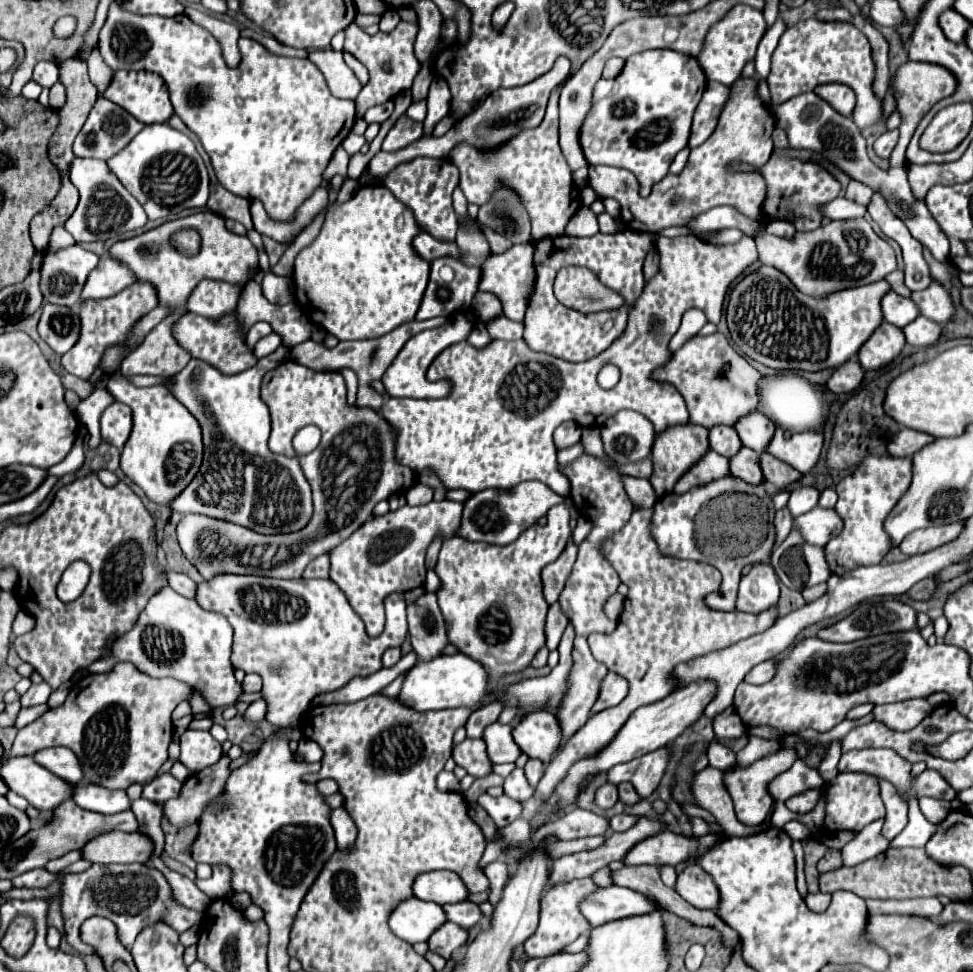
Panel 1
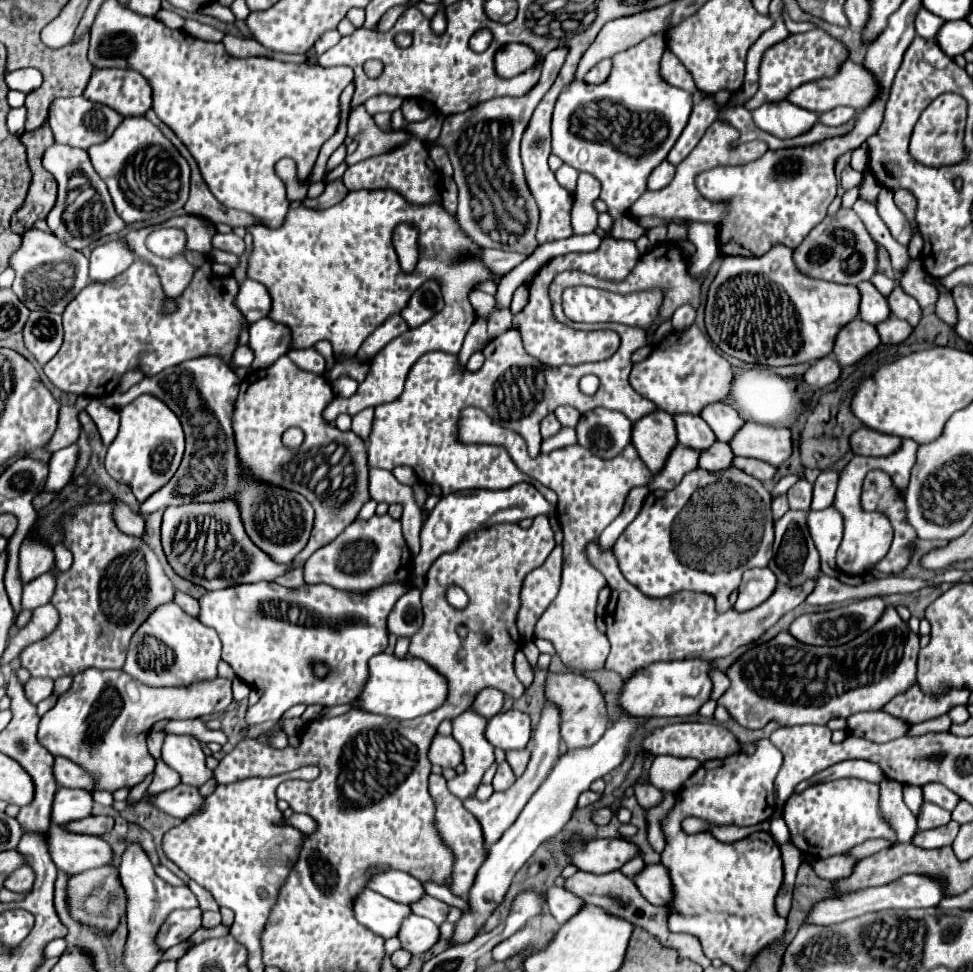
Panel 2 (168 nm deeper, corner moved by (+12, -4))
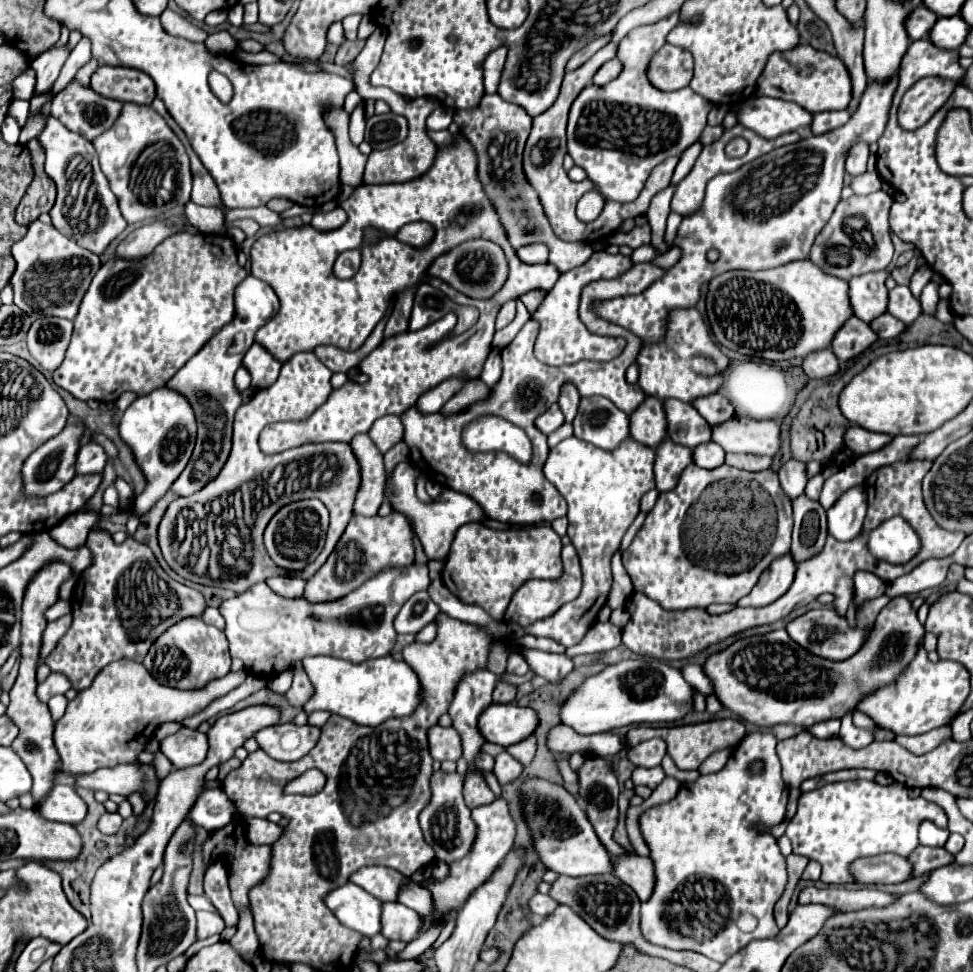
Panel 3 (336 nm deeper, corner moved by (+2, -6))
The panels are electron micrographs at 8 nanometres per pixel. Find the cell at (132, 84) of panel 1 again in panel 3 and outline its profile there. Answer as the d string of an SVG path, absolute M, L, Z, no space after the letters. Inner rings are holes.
M98 66L92 74L90 86L98 94L106 98L116 98L120 102L150 104L156 96L154 80L148 74L122 66Z

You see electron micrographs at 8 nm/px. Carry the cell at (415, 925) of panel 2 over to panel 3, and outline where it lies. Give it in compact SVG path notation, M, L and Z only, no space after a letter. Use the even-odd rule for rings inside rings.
M382 902L382 936L388 940L404 940L412 942L424 928L422 918L398 902Z

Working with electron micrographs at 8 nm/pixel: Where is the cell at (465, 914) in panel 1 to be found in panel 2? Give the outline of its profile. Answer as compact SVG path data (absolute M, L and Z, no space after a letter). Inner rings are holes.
M428 896L428 898L422 898L420 902L412 904L412 912L414 912L416 916L424 916L424 918L428 918L428 920L432 920L434 924L440 926L440 924L446 920L446 916L448 916L450 906L448 906L446 902L440 902L440 900Z

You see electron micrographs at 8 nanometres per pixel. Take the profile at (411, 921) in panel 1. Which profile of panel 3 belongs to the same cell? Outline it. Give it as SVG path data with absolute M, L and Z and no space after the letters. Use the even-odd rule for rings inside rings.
M352 882L334 888L326 894L324 904L334 912L334 916L348 928L360 932L362 936L374 936L380 928L380 900L374 900L368 892Z

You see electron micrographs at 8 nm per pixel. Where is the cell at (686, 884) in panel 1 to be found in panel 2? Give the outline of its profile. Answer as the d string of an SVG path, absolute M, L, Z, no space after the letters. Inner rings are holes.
M660 864L646 866L644 872L634 878L634 882L636 882L636 886L640 886L644 898L652 904L666 906L674 898L672 878L670 878L670 872L666 866L660 866Z

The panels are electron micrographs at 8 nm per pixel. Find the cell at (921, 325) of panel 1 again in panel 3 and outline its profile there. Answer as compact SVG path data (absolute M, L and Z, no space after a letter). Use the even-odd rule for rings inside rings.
M884 312L882 316L878 316L876 320L870 322L870 328L878 334L878 338L882 338L882 340L892 340L892 338L896 338L896 336L902 332L904 324L902 324L898 318L894 318L894 316L890 316L888 312Z

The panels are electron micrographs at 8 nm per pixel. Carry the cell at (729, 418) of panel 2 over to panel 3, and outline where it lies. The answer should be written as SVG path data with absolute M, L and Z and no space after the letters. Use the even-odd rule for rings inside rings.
M720 394L696 398L696 400L692 400L692 406L710 424L718 424L718 420L728 420L730 416L734 416L734 408L730 408L730 402Z

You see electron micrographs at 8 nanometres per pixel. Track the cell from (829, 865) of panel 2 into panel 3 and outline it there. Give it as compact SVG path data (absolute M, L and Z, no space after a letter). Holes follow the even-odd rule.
M898 854L872 856L854 864L854 876L860 884L900 884L914 878L912 872L912 864Z

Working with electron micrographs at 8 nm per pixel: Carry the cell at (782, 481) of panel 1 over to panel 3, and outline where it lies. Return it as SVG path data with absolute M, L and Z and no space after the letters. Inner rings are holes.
M726 454L724 460L728 466L758 472L758 470L768 470L772 464L770 456L758 456L758 454Z

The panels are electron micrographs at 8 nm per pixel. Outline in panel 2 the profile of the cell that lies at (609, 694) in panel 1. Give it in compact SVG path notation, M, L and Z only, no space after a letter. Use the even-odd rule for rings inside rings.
M572 672L548 674L546 698L556 702L556 706L560 706L560 710L562 710L560 732L562 732L562 740L568 744L568 748L584 748L584 746L590 746L592 742L600 740L610 718L608 718L608 712L606 712L604 694L592 678L572 674Z

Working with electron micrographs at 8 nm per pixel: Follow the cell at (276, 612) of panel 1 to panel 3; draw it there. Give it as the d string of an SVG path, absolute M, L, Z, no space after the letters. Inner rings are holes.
M410 564L406 568L384 568L378 574L374 574L370 580L366 580L358 590L344 596L344 600L324 602L324 604L310 604L304 598L288 600L288 598L274 594L266 582L254 584L244 594L224 600L220 606L220 614L226 620L226 638L230 642L230 656L240 658L244 662L246 670L260 674L264 678L270 678L272 672L290 670L290 666L292 666L294 682L292 682L292 688L286 692L286 698L292 706L304 706L306 698L312 696L312 684L300 664L302 658L328 654L328 656L350 660L350 662L366 662L368 658L382 658L382 656L390 654L390 650L396 642L396 632L394 632L392 622L394 622L394 616L398 614L398 608L402 608L402 604L414 592L426 590L428 584L430 584L430 578L428 578L426 564Z

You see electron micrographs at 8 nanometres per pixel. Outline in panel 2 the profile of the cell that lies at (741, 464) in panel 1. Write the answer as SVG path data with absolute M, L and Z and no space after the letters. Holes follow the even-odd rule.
M716 442L710 450L704 450L700 454L700 468L708 472L722 472L732 466L732 460L734 460L732 448L724 442Z

